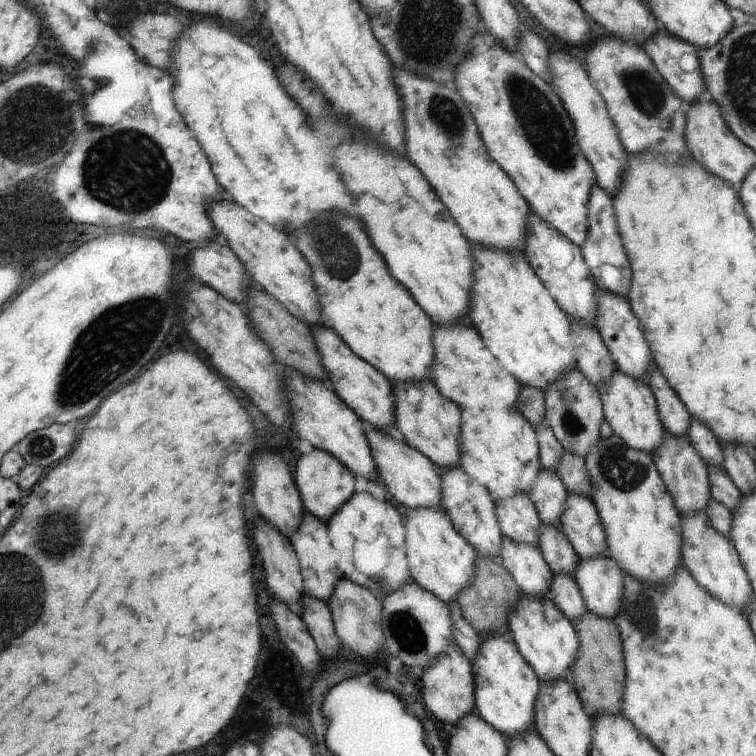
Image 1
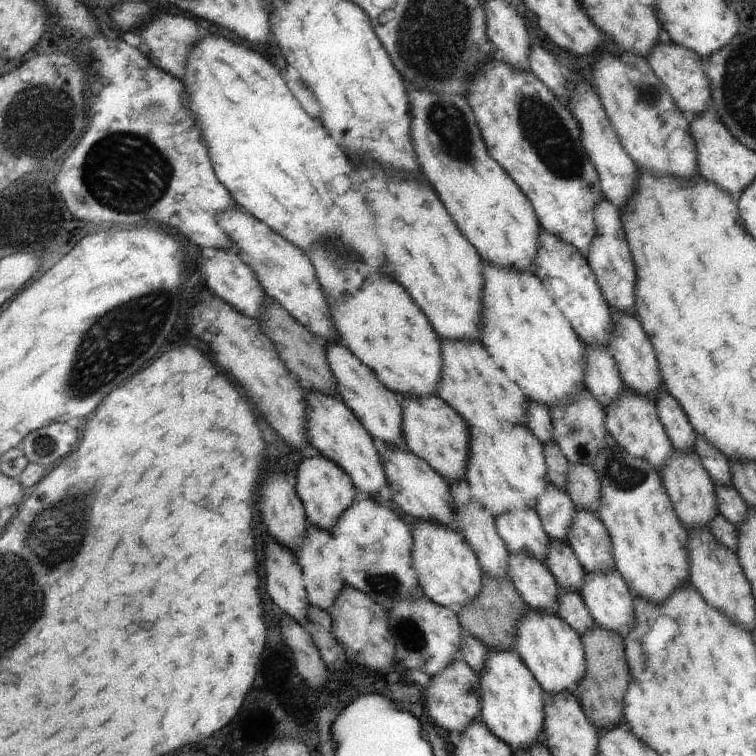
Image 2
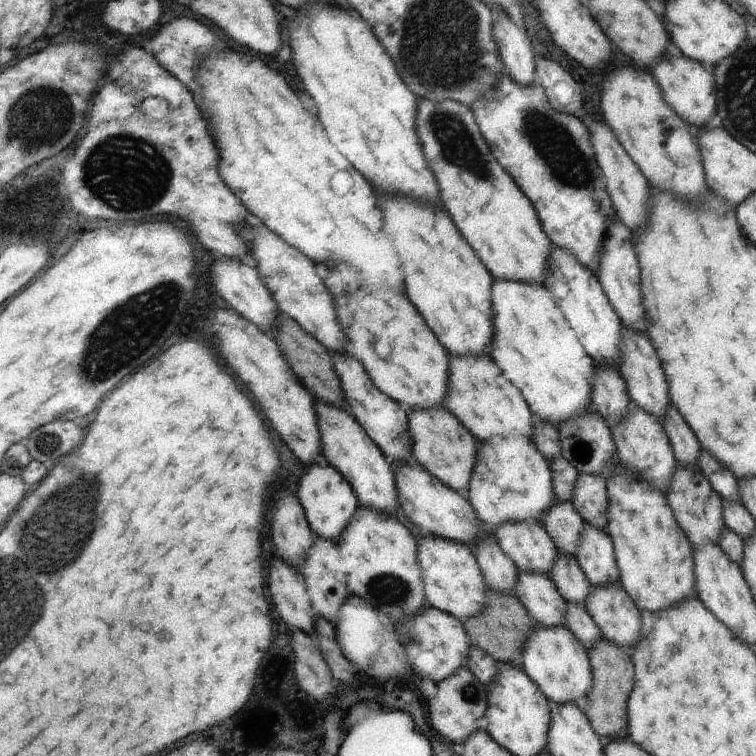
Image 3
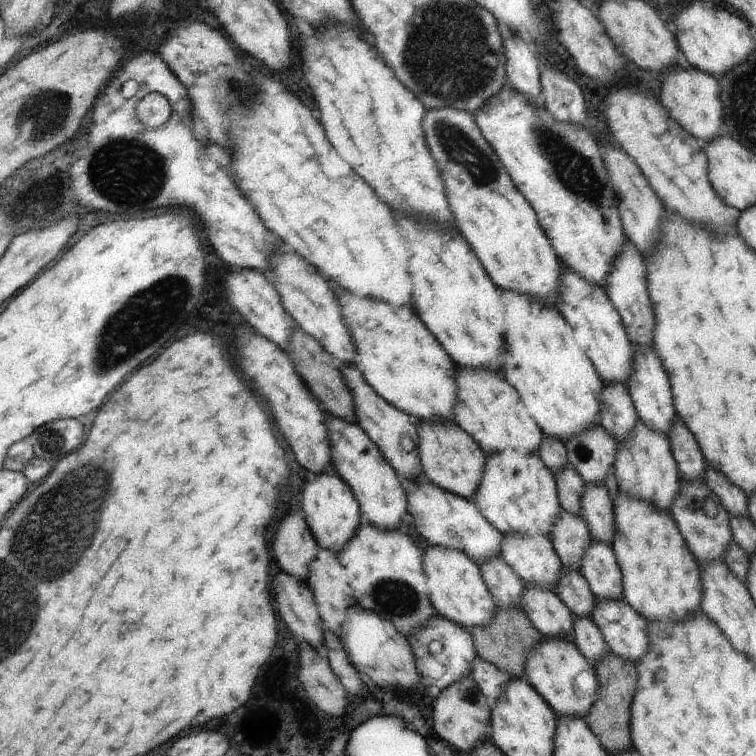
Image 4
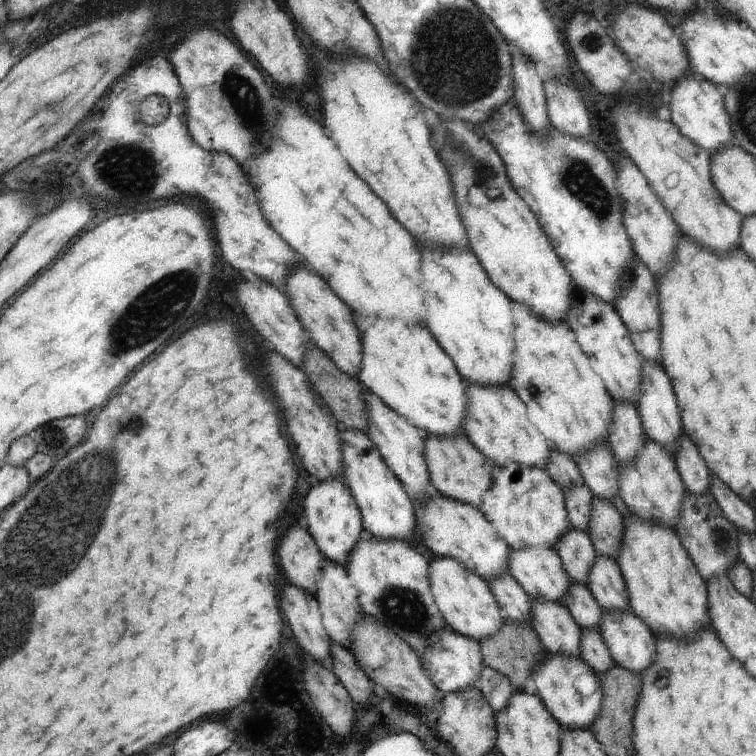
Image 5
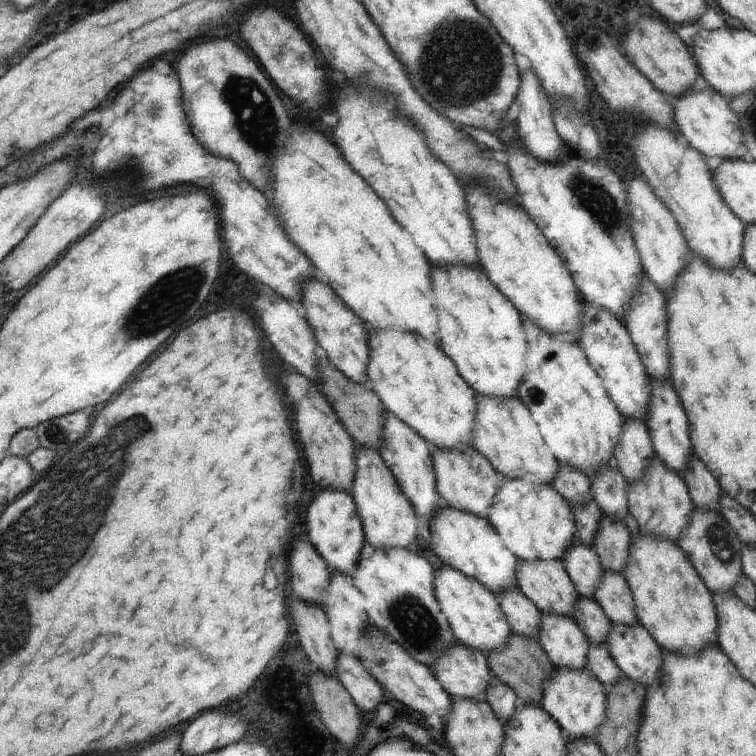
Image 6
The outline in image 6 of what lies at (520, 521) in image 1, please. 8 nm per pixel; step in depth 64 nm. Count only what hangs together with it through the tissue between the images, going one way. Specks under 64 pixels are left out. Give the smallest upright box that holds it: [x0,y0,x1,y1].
[517,558,578,618]

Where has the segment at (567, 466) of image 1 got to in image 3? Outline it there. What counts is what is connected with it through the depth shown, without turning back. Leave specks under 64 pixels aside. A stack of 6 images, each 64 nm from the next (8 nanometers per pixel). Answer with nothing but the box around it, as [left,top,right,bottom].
[572,471,606,530]

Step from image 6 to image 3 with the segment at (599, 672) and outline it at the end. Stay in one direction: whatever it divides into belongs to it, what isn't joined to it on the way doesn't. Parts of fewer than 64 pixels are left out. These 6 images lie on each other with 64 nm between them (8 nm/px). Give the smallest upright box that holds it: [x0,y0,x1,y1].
[566,602,603,650]

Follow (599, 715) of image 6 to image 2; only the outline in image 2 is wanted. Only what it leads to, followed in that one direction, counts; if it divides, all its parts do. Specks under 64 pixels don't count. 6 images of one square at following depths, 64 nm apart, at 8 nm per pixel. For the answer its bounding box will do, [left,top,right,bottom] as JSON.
[516,610,586,694]

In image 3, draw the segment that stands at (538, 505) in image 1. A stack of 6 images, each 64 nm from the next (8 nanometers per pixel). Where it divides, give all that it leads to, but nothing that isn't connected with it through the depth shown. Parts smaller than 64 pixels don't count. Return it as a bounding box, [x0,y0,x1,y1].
[540,498,584,554]

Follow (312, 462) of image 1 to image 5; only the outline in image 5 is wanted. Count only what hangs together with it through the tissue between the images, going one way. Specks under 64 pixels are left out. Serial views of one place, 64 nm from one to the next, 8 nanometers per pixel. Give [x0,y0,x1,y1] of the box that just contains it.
[306,478,366,566]

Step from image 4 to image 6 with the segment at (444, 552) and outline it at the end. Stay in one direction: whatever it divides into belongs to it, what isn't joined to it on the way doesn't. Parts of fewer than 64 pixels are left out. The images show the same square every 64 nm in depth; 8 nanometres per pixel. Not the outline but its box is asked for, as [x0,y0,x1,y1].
[437,564,513,655]

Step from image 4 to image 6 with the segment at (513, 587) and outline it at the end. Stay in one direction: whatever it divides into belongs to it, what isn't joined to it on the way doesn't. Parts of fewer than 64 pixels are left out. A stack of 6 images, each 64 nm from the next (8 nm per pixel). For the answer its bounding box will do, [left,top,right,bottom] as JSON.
[498,588,540,639]

